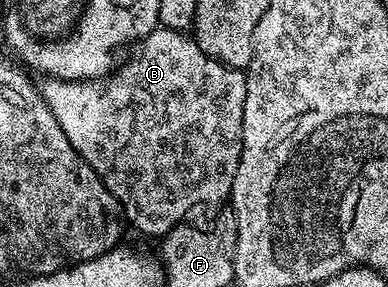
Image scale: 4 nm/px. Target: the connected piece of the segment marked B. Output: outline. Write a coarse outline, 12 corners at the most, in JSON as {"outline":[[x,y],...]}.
{"outline":[[163,27],[38,88],[127,224],[229,200],[246,76]]}

